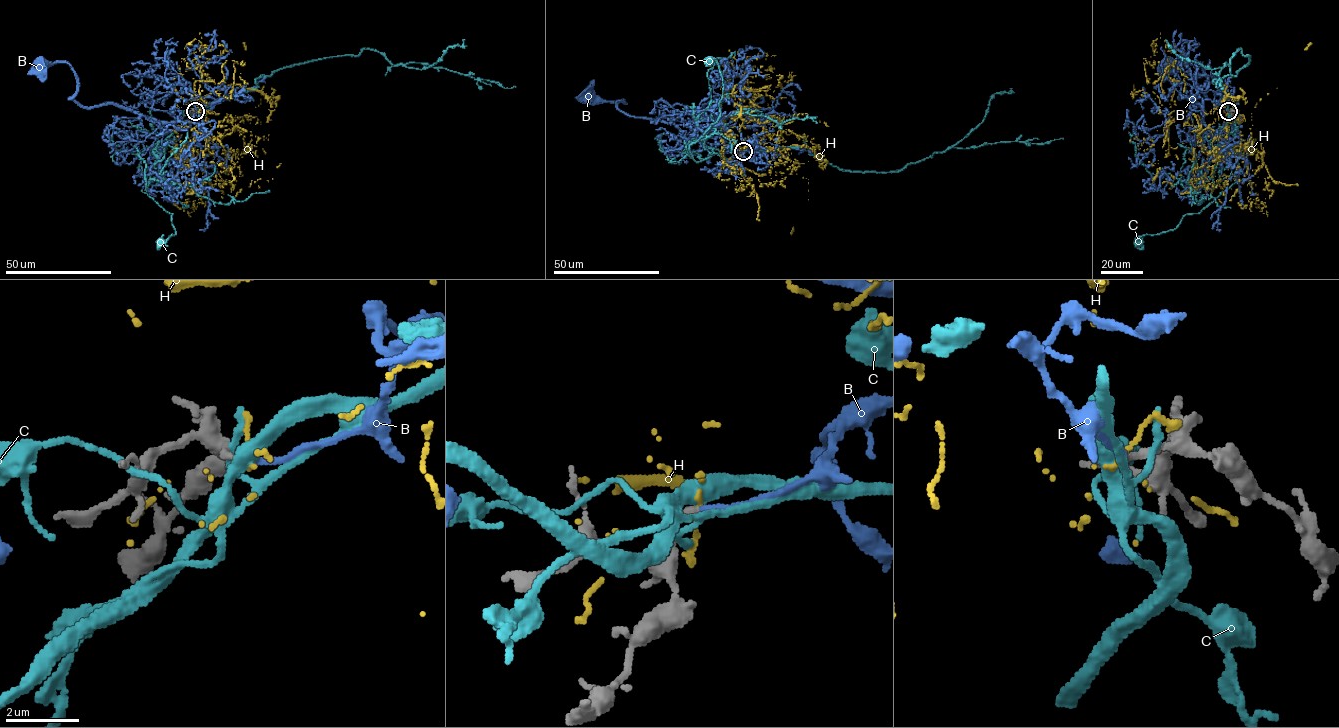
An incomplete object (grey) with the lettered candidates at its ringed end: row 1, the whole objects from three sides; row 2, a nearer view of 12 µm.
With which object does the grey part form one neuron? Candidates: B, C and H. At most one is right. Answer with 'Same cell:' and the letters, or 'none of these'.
Same cell: B

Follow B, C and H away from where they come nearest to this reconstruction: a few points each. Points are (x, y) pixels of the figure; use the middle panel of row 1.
B: (743, 151), (764, 132), (745, 115), (716, 136), (687, 139), (682, 125), (626, 115), (622, 100), (586, 98)
C: (743, 151), (715, 147), (696, 161), (690, 152), (719, 116), (722, 77), (708, 60)
H: (743, 151), (824, 156), (771, 186), (726, 163), (722, 116), (743, 113), (720, 80), (729, 50)

